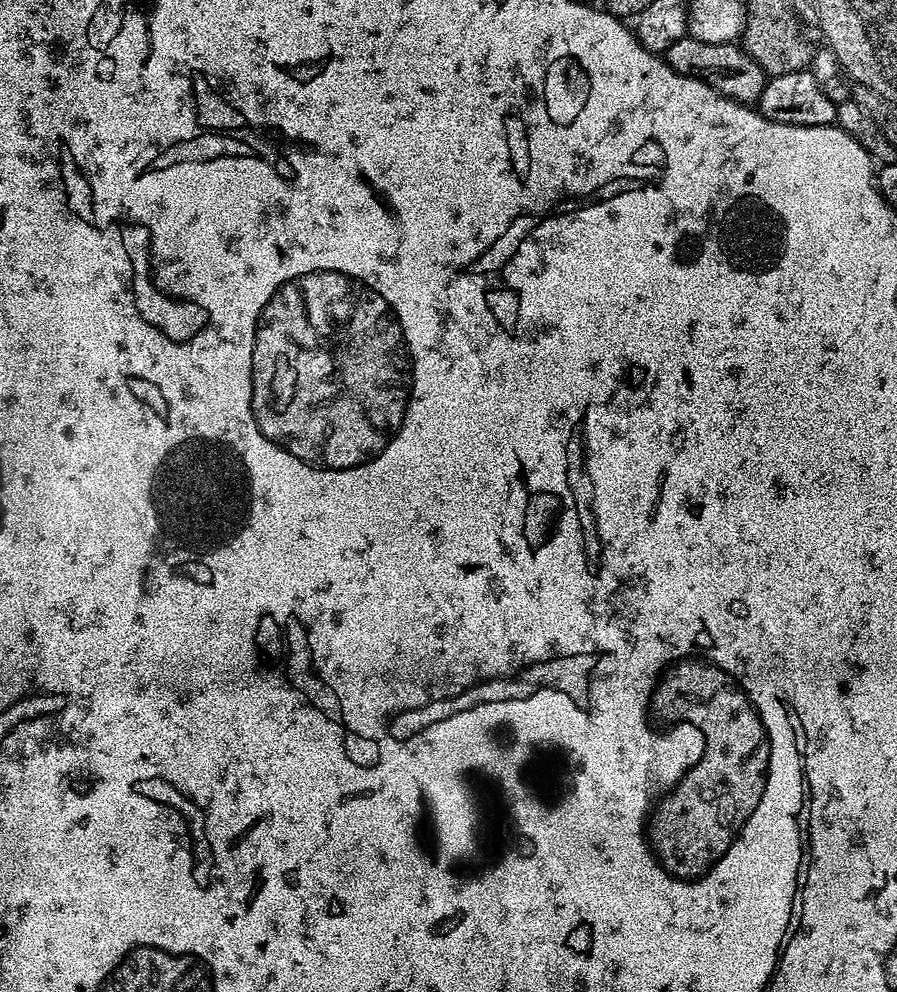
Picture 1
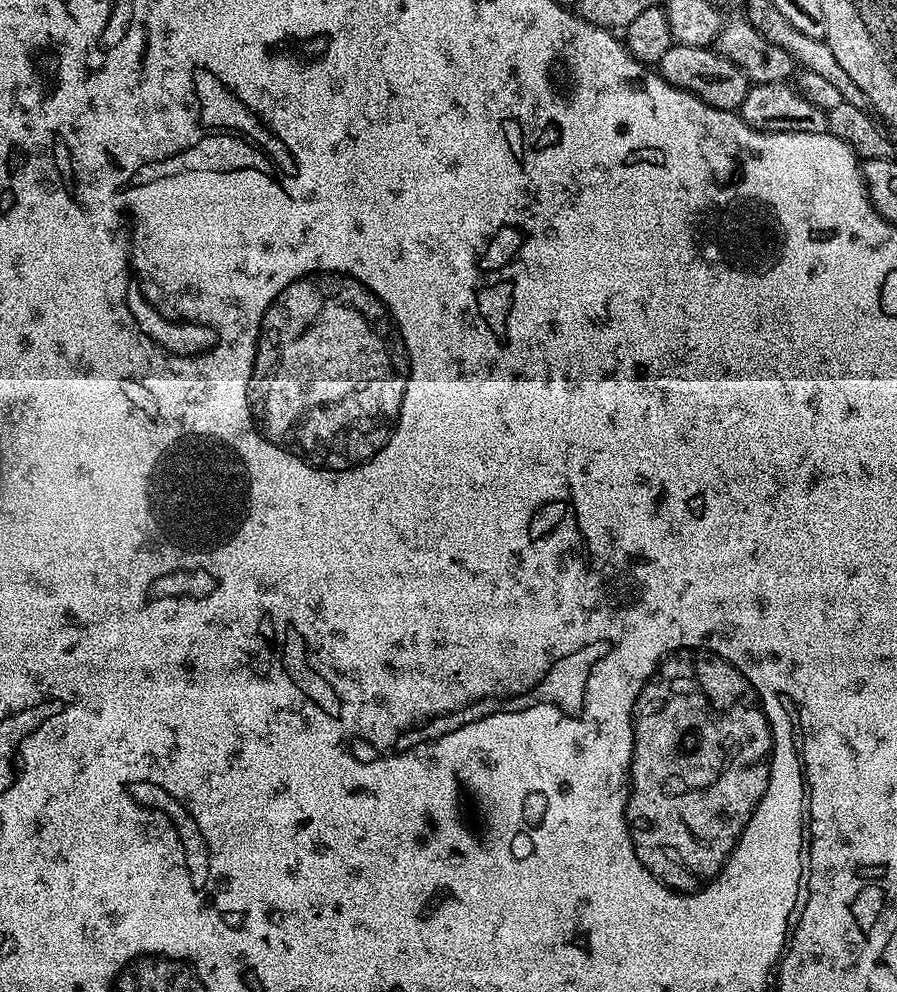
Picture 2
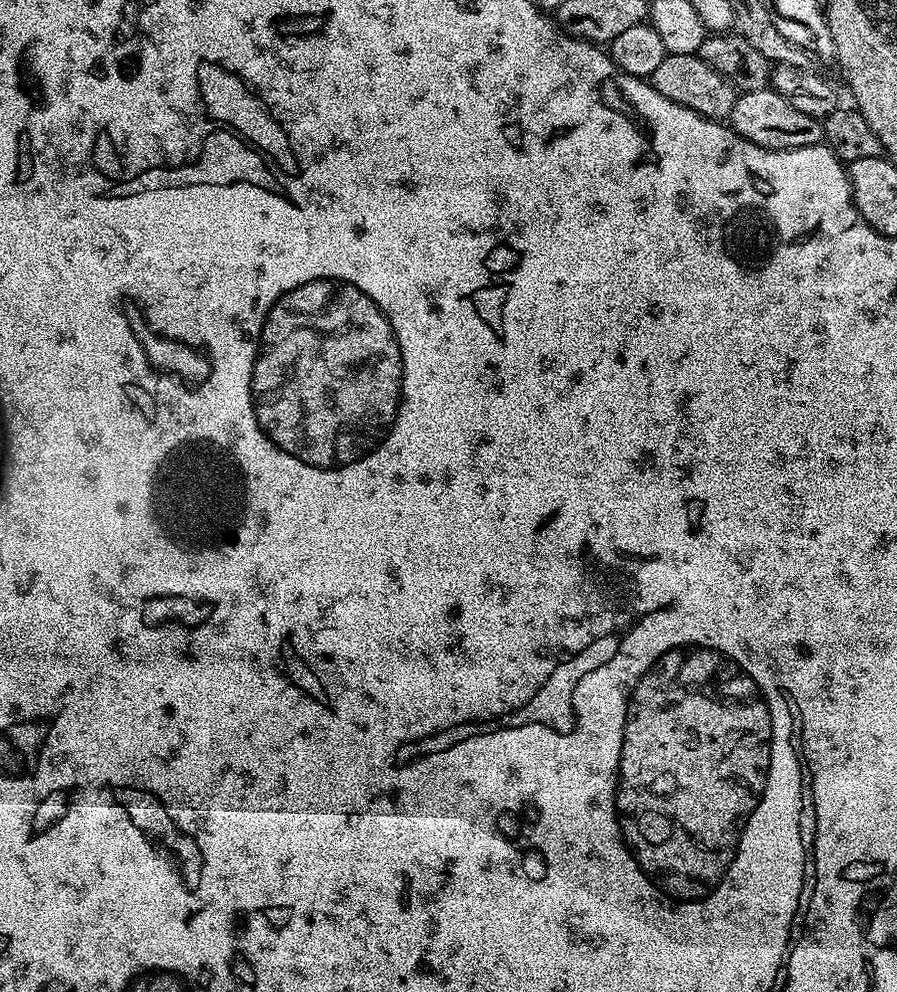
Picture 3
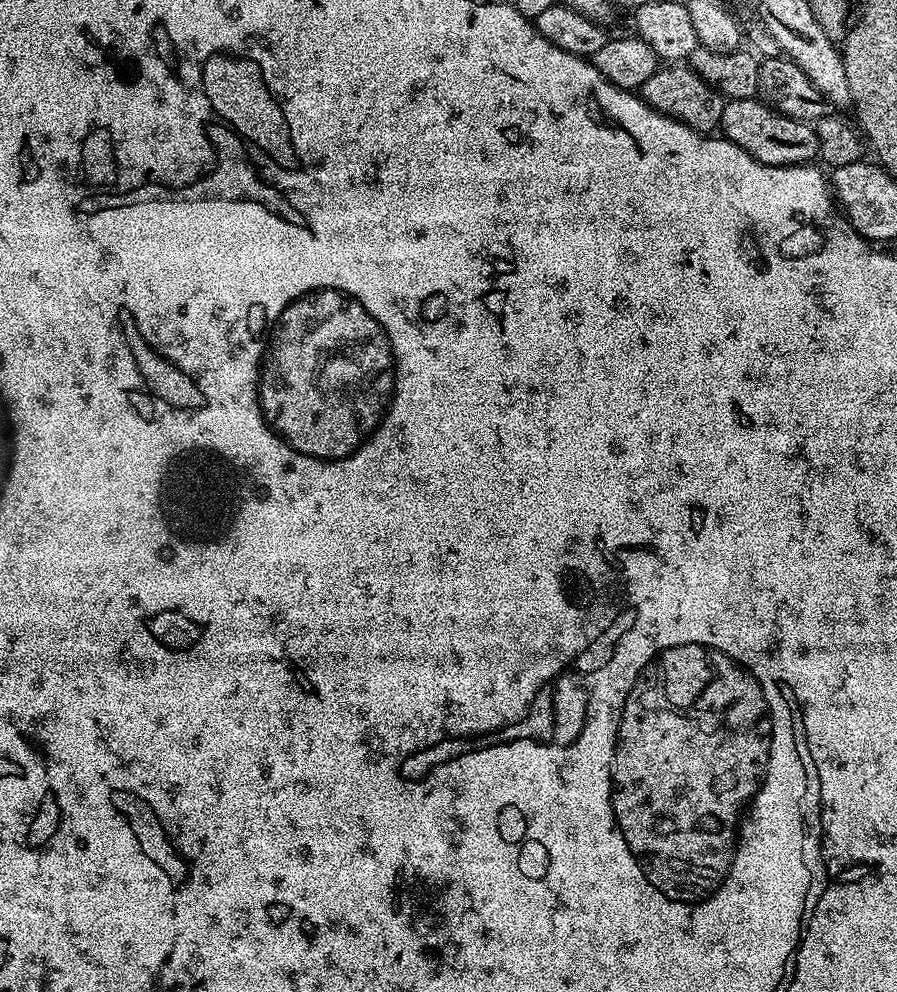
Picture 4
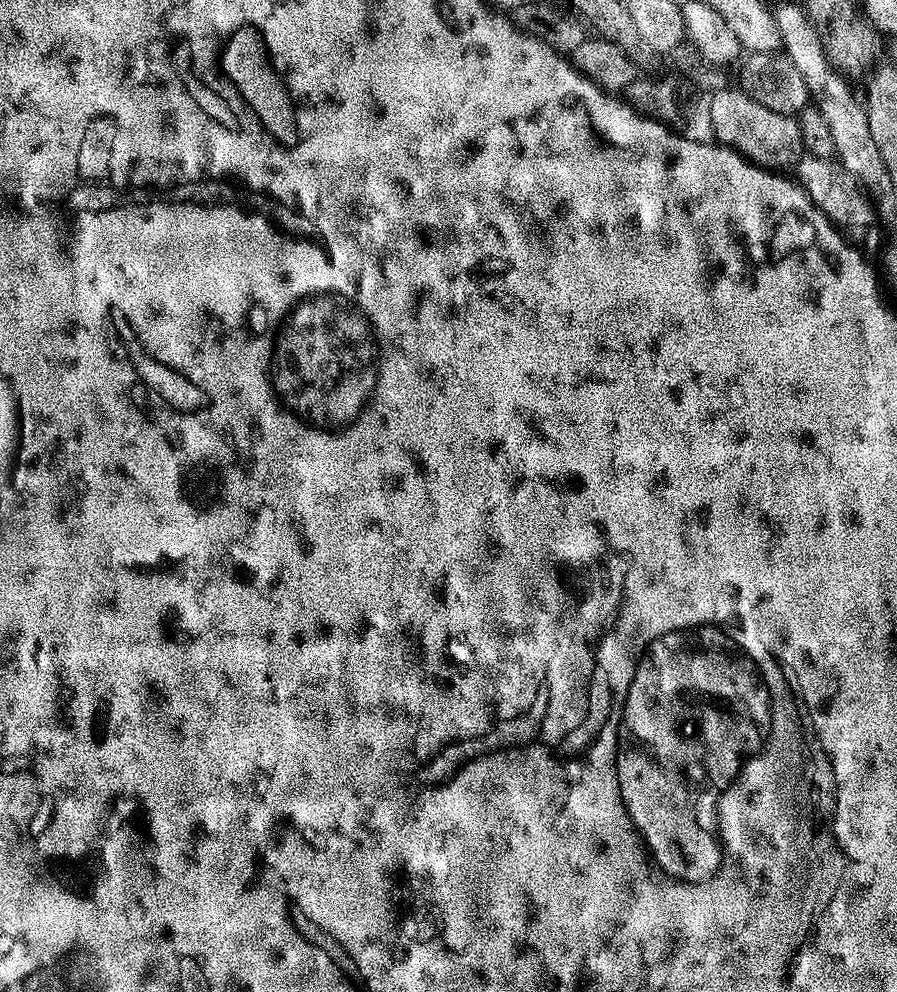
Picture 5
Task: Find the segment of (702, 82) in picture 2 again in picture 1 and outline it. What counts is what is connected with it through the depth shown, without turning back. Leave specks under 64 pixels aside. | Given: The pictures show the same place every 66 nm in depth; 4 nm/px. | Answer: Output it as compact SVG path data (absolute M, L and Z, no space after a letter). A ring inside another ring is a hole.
M686 35L678 42L674 42L674 46L668 48L666 59L668 65L676 72L681 72L683 76L700 78L706 74L708 84L714 91L740 104L755 105L764 89L765 73L760 69L759 63L748 56L741 45L736 42L707 44Z

